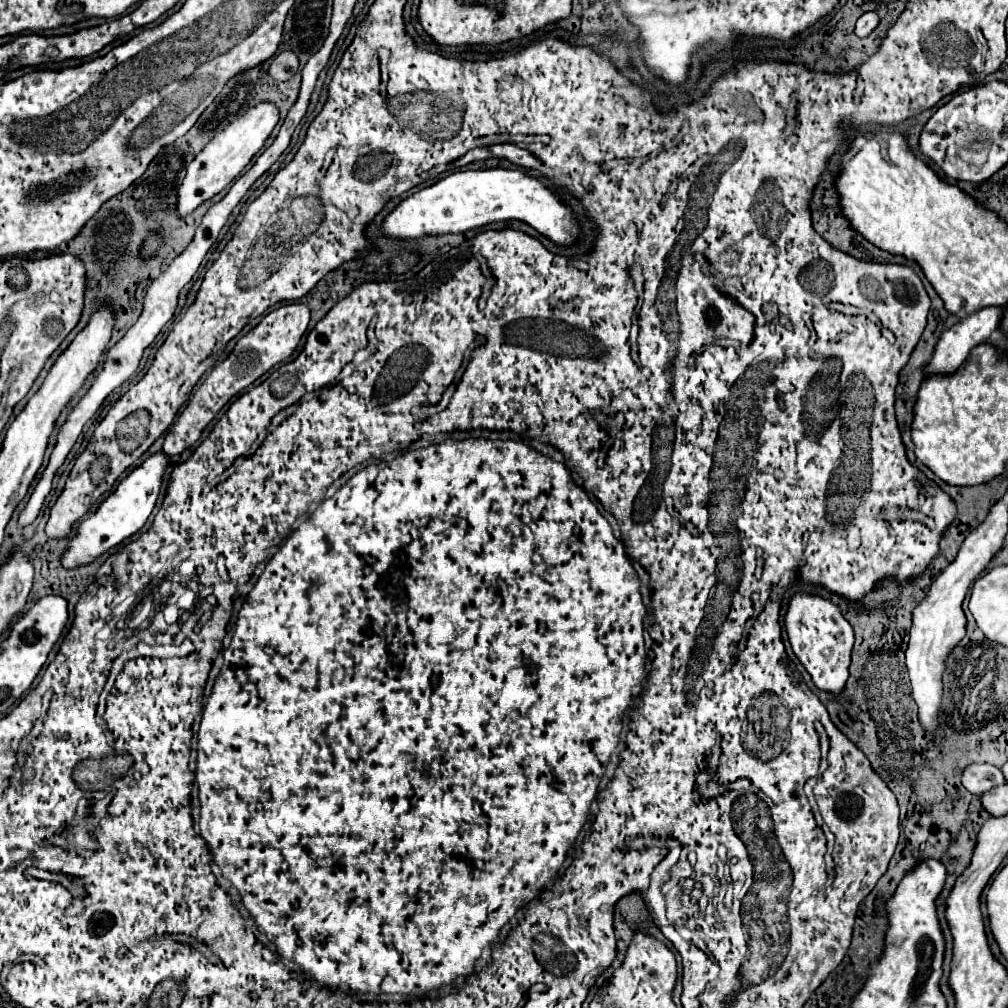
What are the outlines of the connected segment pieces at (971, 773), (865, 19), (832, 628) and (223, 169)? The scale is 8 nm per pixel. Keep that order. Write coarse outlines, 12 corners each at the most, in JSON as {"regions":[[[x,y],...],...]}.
{"regions":[[[970,764],[962,786],[980,796],[1004,784],[1000,768]],[[866,12],[856,22],[856,34],[868,36],[878,26],[878,14]],[[818,594],[788,602],[792,650],[820,690],[842,692],[854,630]],[[258,102],[188,166],[178,214],[222,192],[264,146],[280,112]]]}

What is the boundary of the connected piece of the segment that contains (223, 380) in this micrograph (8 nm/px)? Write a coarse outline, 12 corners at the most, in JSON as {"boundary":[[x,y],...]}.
{"boundary":[[306,304],[280,306],[236,342],[182,408],[162,452],[184,452],[232,396],[292,356]]}

